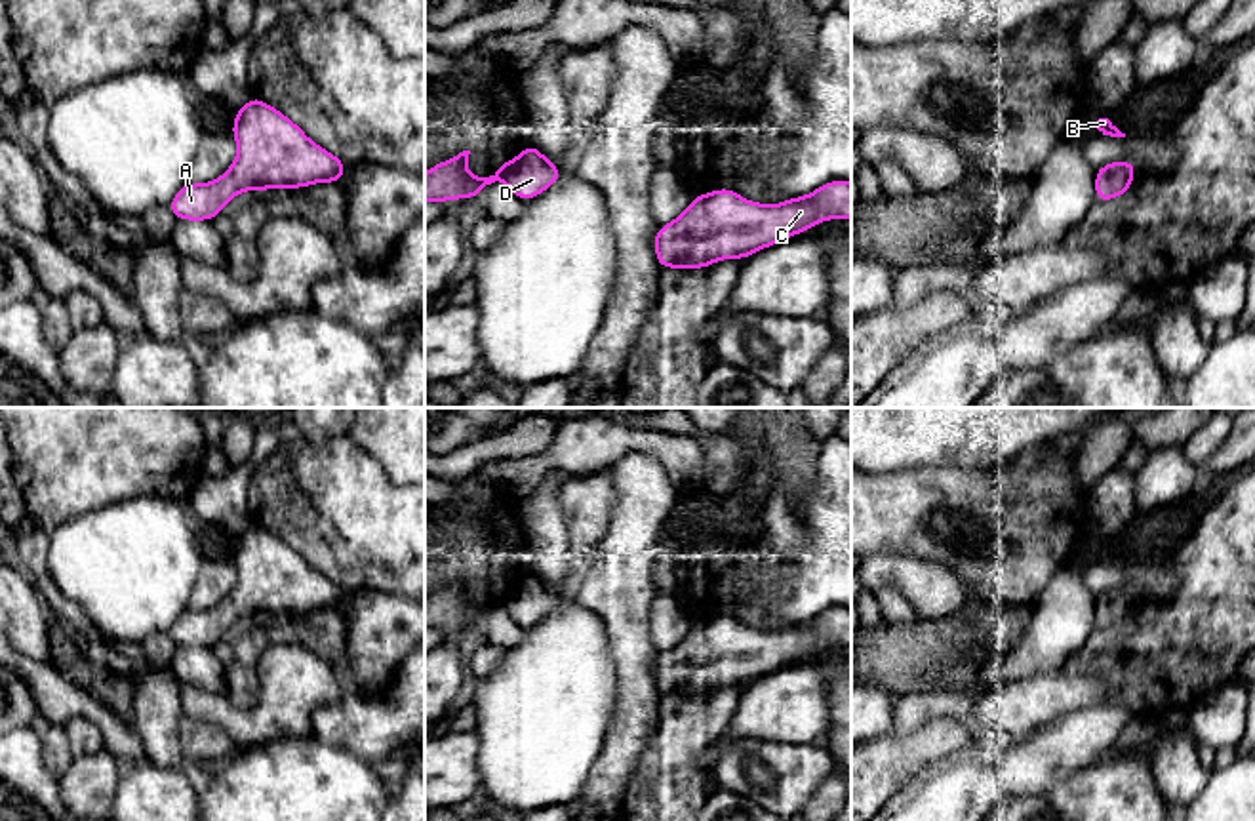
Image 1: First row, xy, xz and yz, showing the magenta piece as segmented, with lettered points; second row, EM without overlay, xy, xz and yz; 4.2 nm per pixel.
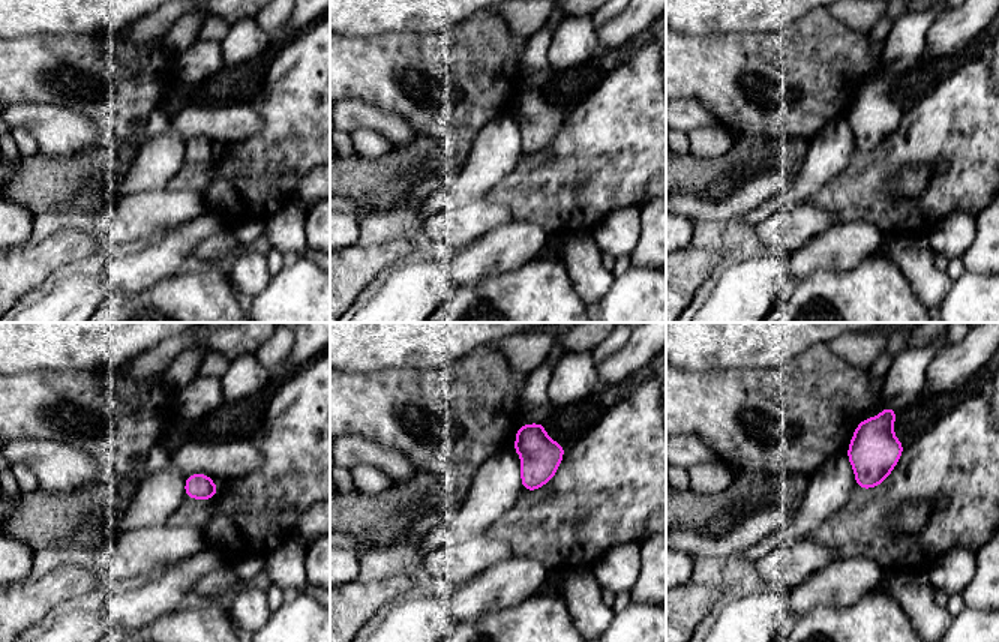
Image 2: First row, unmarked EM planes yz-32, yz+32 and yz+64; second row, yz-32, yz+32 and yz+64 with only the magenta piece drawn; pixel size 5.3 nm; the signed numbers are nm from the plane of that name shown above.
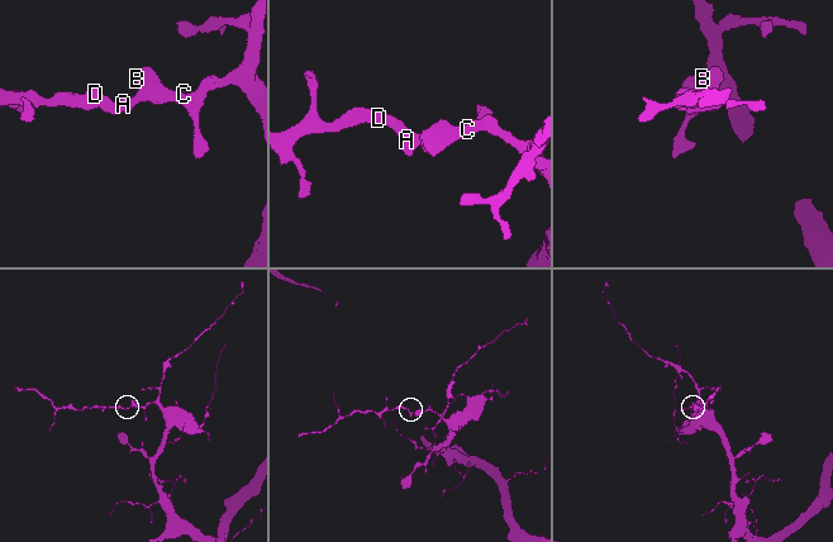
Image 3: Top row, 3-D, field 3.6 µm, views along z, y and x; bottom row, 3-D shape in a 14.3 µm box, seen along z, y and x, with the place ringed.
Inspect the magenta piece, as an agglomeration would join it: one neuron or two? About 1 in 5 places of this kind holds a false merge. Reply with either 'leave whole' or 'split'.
leave whole

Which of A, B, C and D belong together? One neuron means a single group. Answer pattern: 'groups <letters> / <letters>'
groups A B C D

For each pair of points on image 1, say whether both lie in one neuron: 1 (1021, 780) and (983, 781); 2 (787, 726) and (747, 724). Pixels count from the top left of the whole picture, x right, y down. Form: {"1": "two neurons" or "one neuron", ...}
{"1": "two neurons", "2": "one neuron"}

